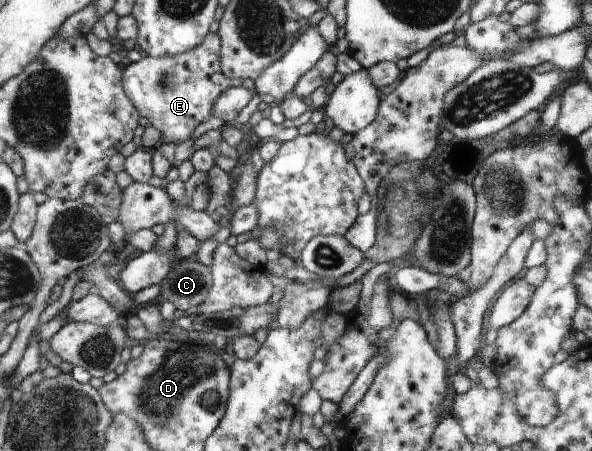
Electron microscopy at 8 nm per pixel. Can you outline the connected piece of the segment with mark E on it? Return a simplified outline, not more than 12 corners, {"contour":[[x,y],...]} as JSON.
{"contour":[[219,34],[124,68],[128,97],[161,143],[190,139],[243,80]]}

